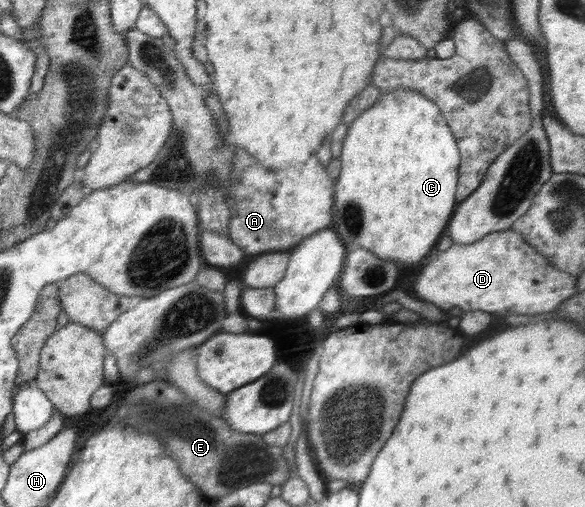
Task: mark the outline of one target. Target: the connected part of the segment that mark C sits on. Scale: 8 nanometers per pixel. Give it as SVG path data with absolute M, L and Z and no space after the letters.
M403 88L389 90L388 92L383 91L382 96L373 105L365 108L348 125L347 137L343 140L340 155L341 175L339 175L339 179L335 179L337 183L334 183L332 228L340 236L346 251L350 252L355 248L365 247L365 249L368 249L370 252L373 251L375 255L379 255L383 259L401 261L401 263L405 263L409 267L415 265L415 263L419 263L427 255L427 251L431 249L431 245L435 245L446 234L449 220L458 205L455 198L457 193L456 187L459 181L458 167L461 163L460 153L451 128L447 125L445 119L443 119L439 106L418 91L404 90Z

